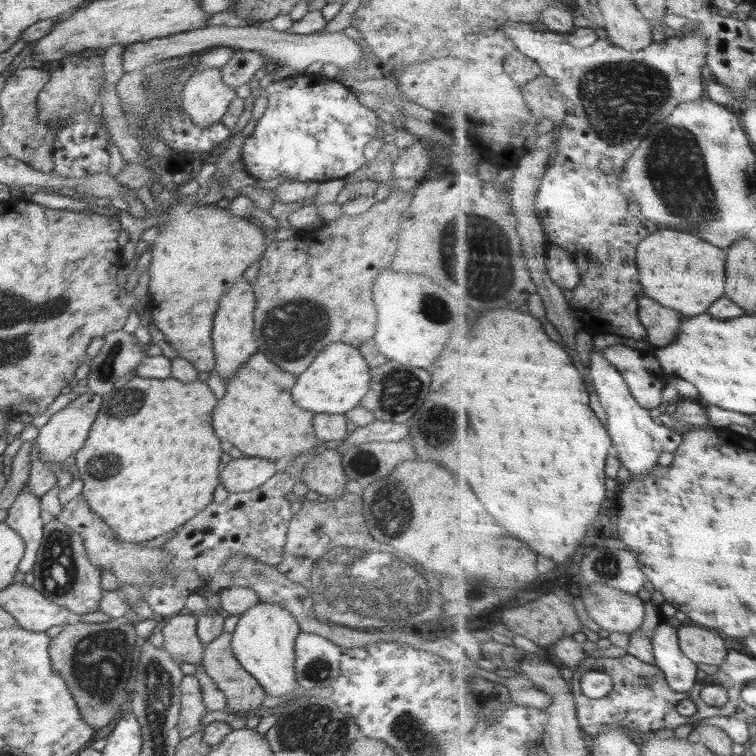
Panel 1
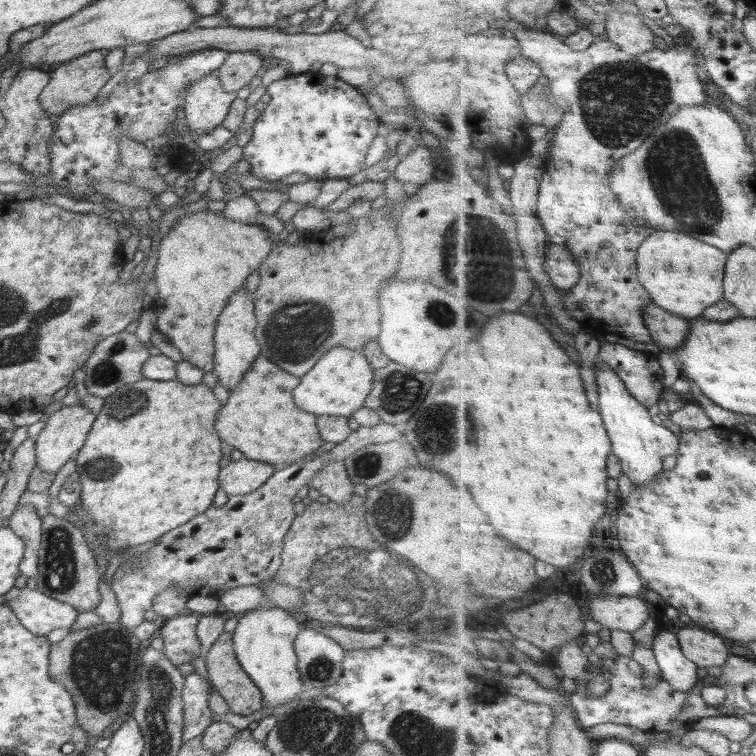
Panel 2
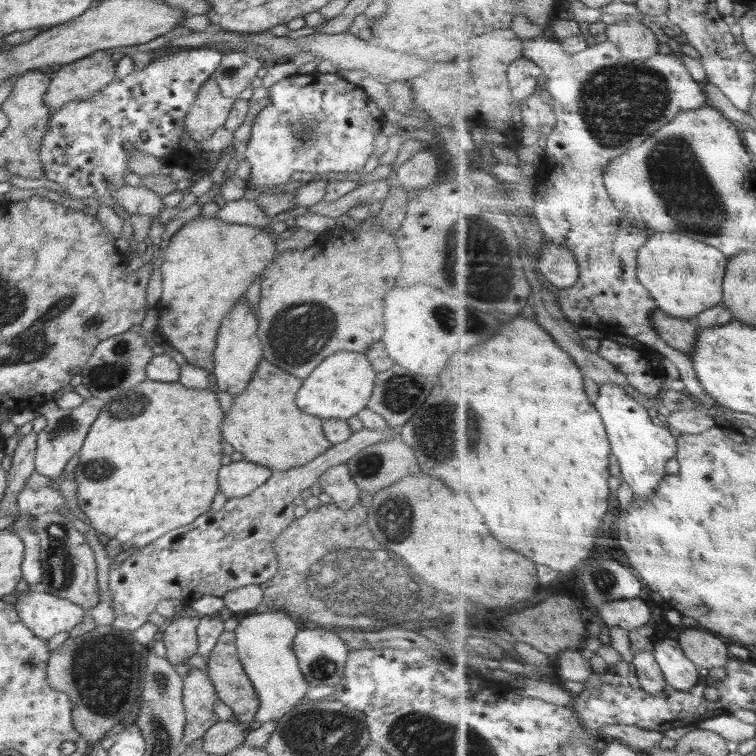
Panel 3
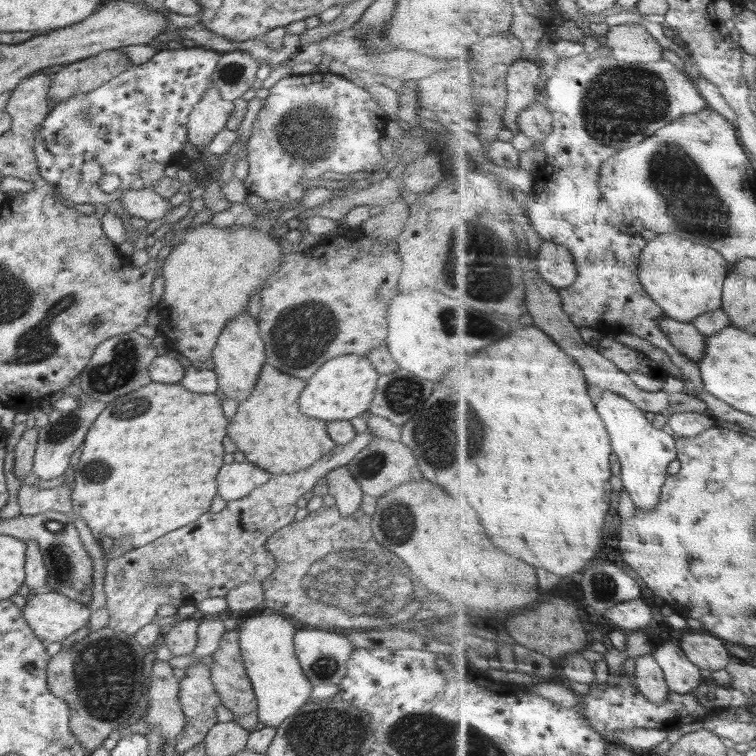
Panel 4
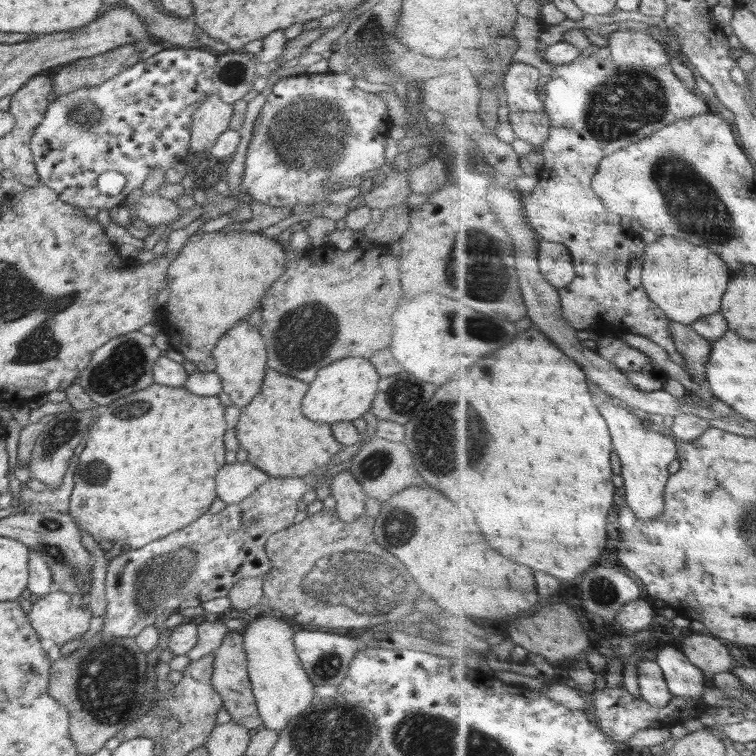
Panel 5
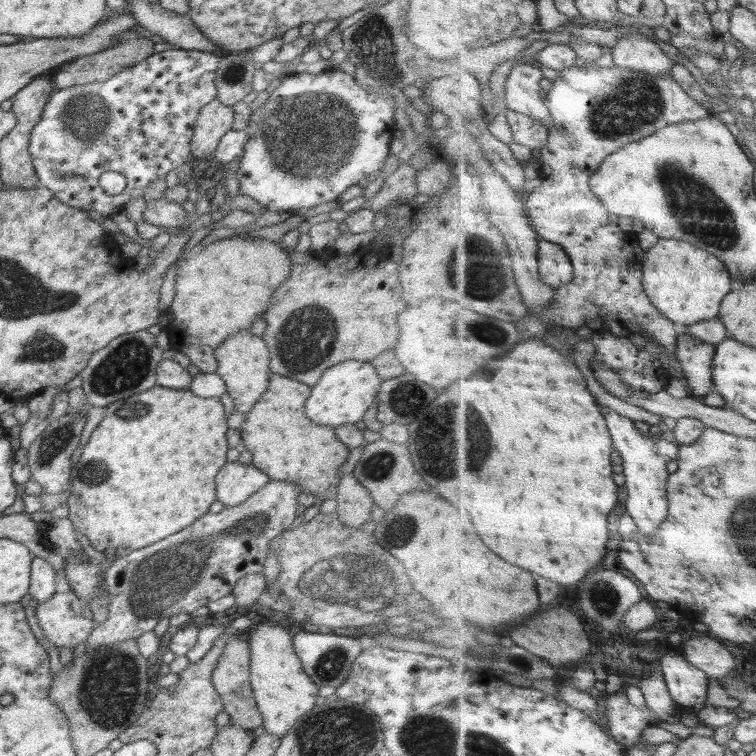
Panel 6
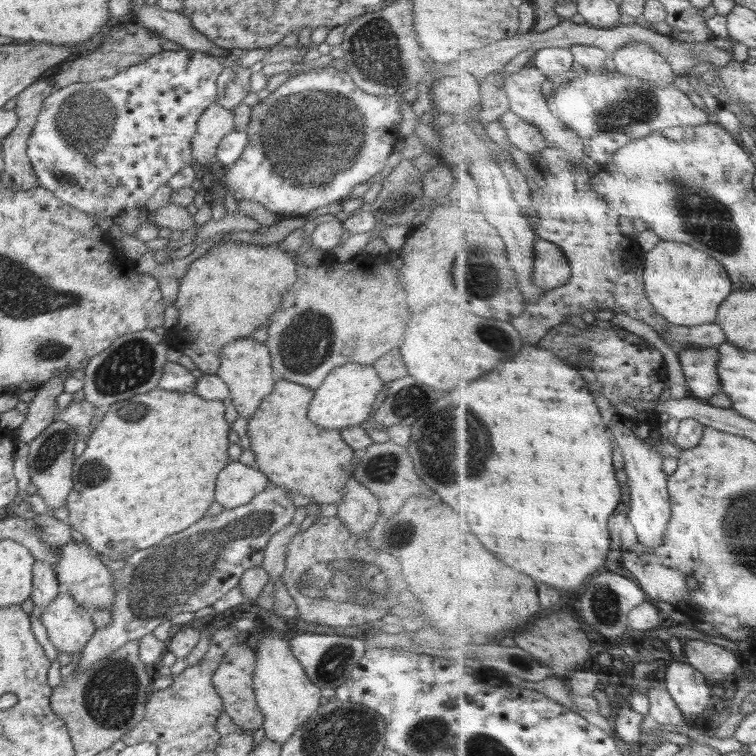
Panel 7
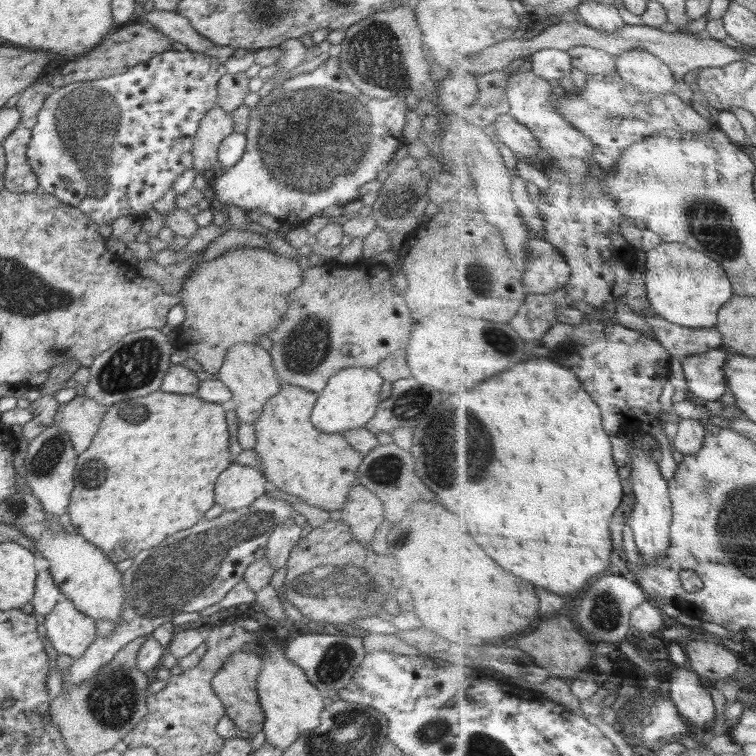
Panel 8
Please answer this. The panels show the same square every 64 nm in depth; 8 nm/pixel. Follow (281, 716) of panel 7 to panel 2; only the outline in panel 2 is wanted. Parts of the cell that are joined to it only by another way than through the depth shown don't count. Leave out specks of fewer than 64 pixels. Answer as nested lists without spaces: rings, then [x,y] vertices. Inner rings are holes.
[[[259,607],[245,615],[238,615],[238,626],[233,632],[235,657],[242,670],[262,693],[264,707],[260,711],[256,710],[256,712],[246,716],[231,711],[216,714],[212,717],[212,721],[229,723],[241,731],[247,729],[253,721],[267,717],[266,712],[264,712],[266,707],[274,709],[304,695],[307,689],[300,679],[297,656],[294,650],[296,636],[300,633],[298,624],[298,618],[277,607],[269,610],[263,610]]]

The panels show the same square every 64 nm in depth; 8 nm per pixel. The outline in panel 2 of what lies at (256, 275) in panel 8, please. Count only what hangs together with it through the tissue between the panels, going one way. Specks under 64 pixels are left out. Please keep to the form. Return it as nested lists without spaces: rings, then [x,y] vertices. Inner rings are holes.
[[[206,208],[182,216],[159,240],[158,264],[153,275],[158,289],[158,299],[152,303],[157,316],[155,328],[180,350],[184,361],[191,362],[204,372],[214,370],[213,336],[217,318],[233,292],[244,286],[248,275],[262,266],[262,260],[270,254],[272,247],[269,232],[263,226],[230,220],[222,212],[215,213]]]

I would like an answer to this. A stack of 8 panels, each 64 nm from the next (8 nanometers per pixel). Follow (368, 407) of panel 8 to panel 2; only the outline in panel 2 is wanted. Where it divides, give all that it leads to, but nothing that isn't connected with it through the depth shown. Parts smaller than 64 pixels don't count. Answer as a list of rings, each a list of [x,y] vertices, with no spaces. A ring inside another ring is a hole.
[[[336,346],[321,356],[299,379],[298,386],[293,390],[293,402],[297,408],[315,415],[349,418],[354,411],[364,407],[365,398],[373,387],[373,368],[362,352]]]

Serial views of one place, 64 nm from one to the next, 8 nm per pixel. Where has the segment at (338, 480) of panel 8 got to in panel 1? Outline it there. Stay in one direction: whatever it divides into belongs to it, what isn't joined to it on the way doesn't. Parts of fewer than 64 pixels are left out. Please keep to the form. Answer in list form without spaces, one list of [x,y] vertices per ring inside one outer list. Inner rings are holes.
[[[265,353],[252,354],[229,376],[226,394],[219,399],[212,412],[214,432],[220,440],[236,446],[244,456],[272,459],[284,456],[298,460],[322,441],[315,435],[314,413],[299,408],[291,397],[290,389],[296,384],[297,375],[282,370],[266,358]]]

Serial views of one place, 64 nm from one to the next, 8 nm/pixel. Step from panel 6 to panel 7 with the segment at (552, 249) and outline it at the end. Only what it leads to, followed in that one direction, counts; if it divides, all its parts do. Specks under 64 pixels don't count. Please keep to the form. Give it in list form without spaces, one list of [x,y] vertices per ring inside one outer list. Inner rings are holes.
[[[540,238],[535,248],[535,283],[550,292],[573,279],[573,266],[559,244]]]

